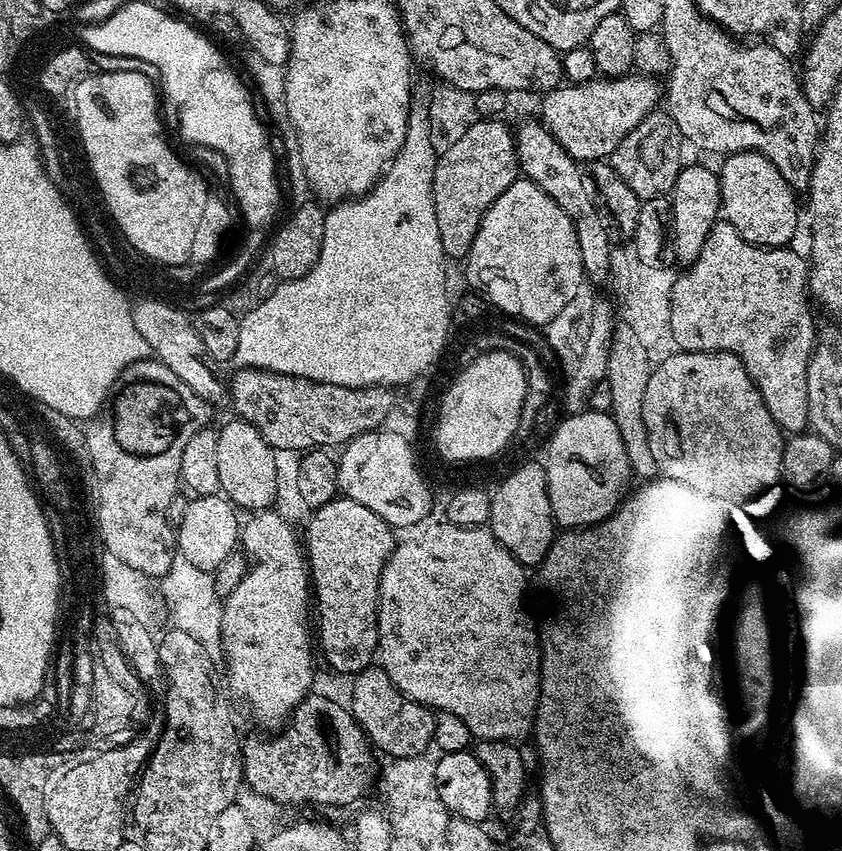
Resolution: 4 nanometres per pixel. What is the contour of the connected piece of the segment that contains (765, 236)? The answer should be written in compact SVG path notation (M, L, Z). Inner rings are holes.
M734 152L723 157L724 165L718 168L720 178L720 207L727 223L742 234L746 242L759 248L783 248L791 245L796 236L796 196L797 193L782 178L778 166L770 162L760 152Z

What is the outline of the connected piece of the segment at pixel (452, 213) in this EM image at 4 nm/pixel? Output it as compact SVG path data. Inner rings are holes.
M476 118L453 145L439 153L434 170L432 193L434 214L438 218L438 238L442 238L442 250L449 261L460 262L467 257L470 246L474 242L474 234L478 234L478 226L486 210L490 210L492 203L518 178L520 164L516 161L514 136L510 128L508 132L504 122L500 118Z

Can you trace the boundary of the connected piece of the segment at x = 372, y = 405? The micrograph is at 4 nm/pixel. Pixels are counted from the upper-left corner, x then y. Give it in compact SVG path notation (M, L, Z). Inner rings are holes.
M240 368L230 384L232 408L237 417L253 424L262 438L274 450L296 450L305 453L309 450L324 450L327 444L343 446L355 436L379 429L387 415L397 407L398 400L392 397L393 389L388 386L375 388L346 388L333 384L322 384L319 380L306 377L284 376L280 372L268 372L265 368Z

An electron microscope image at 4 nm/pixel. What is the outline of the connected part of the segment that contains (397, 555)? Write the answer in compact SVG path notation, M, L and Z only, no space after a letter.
M439 522L440 524L428 524L425 528L417 527L404 541L397 543L393 547L392 552L388 555L387 560L384 561L384 569L380 571L380 594L378 597L378 607L376 610L376 634L378 637L378 664L379 667L384 669L384 673L391 678L394 682L394 686L403 696L408 696L414 702L423 704L425 708L435 710L437 713L449 712L454 714L466 724L466 726L472 731L473 737L477 741L482 740L507 740L509 742L519 741L519 736L524 731L529 731L530 725L534 720L534 709L536 707L536 698L538 695L538 632L532 624L528 621L528 612L524 609L524 572L525 569L520 563L513 558L507 550L498 543L498 541L492 537L492 533L488 531L487 527L481 526L479 528L463 528L462 526L454 526L447 522Z

